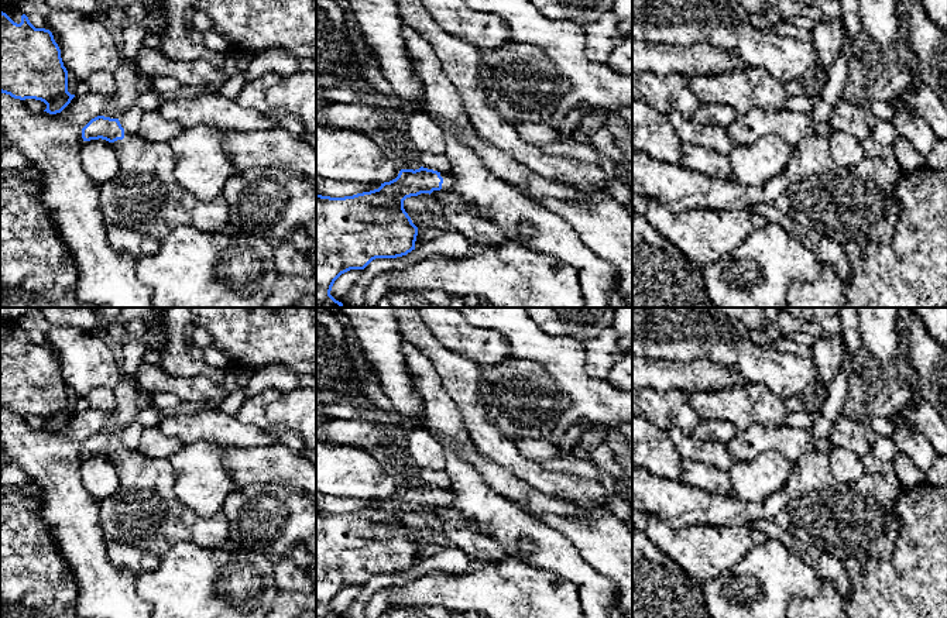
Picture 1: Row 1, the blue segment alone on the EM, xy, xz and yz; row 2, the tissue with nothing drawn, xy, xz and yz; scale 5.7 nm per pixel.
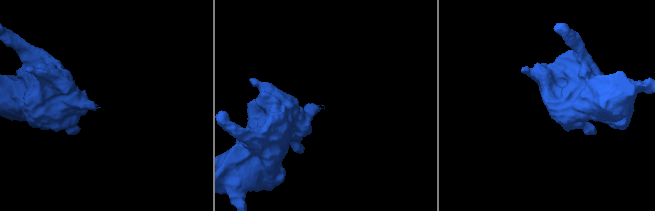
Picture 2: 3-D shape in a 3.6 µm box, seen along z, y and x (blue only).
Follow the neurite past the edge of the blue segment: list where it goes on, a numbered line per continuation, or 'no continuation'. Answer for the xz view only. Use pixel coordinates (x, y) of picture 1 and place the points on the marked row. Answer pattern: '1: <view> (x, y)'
1: xz (448, 177)

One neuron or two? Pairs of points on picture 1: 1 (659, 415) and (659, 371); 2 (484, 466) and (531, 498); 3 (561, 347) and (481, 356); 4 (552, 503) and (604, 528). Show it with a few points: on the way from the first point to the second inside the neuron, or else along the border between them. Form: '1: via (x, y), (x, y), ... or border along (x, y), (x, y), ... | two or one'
1: border along (647, 387), (655, 390), (682, 390), (685, 392) | two
2: via (496, 477), (520, 493) | one
3: border along (487, 329), (497, 330), (503, 336), (513, 356) | two
4: border along (582, 512), (577, 517), (546, 514) | two

